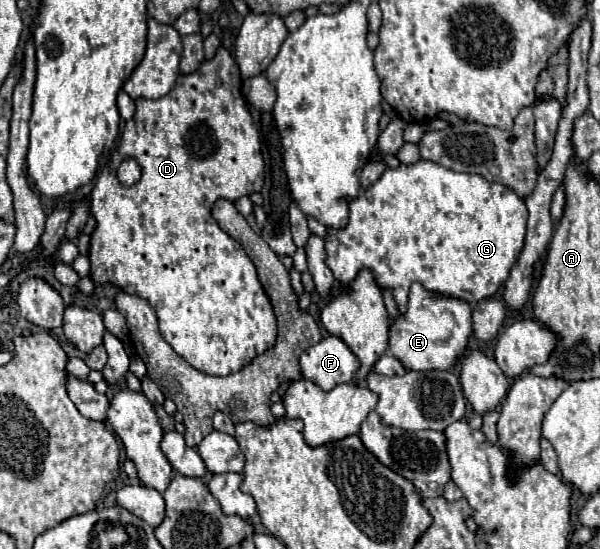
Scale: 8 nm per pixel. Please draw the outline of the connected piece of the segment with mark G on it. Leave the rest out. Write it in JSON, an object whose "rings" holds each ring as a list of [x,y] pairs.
{"rings":[[[417,161],[413,165],[399,165],[397,169],[385,169],[383,175],[377,179],[377,183],[373,183],[371,187],[367,189],[361,189],[359,195],[355,199],[347,199],[347,207],[349,207],[349,221],[343,229],[331,229],[327,227],[327,237],[323,237],[325,241],[325,263],[327,267],[331,269],[331,273],[335,275],[335,279],[349,287],[357,273],[361,269],[369,269],[373,273],[373,279],[377,283],[379,289],[389,289],[395,297],[395,303],[399,307],[399,313],[405,313],[407,311],[407,297],[409,297],[409,287],[417,281],[421,283],[427,291],[431,293],[437,293],[437,295],[443,295],[443,297],[457,297],[457,299],[463,299],[467,303],[477,303],[477,301],[483,301],[487,297],[493,297],[499,287],[505,283],[505,279],[509,277],[509,271],[513,269],[513,265],[517,263],[521,251],[523,251],[523,245],[525,245],[525,231],[527,231],[527,207],[523,203],[523,199],[507,189],[505,185],[501,183],[489,183],[483,175],[475,175],[475,173],[459,173],[459,171],[451,171],[435,161]]]}

